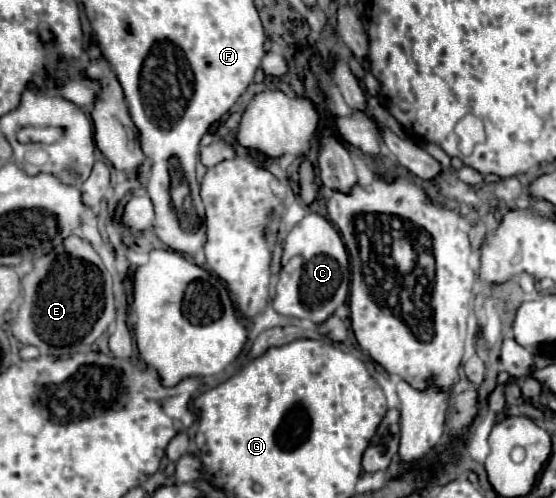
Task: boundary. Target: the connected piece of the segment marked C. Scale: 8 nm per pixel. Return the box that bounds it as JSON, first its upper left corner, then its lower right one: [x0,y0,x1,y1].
[273,214,349,324]

